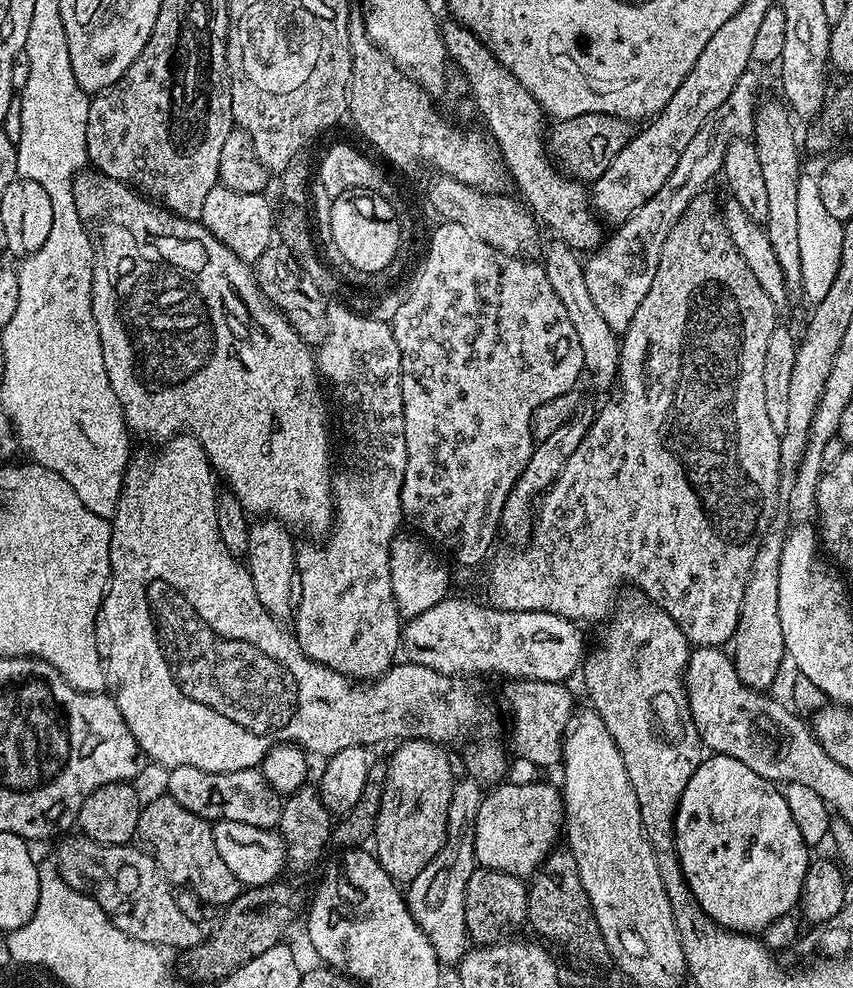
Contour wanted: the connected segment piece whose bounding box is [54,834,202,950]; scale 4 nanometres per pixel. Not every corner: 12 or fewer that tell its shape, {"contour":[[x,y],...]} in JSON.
{"contour":[[65,835],[54,863],[122,934],[200,944],[155,856]]}

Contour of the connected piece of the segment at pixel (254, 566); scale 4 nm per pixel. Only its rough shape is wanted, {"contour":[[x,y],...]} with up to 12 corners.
{"contour":[[250,527],[246,557],[258,602],[288,622],[300,601],[293,533]]}

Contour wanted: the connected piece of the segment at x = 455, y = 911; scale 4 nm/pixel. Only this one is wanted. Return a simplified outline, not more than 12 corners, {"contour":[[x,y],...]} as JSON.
{"contour":[[457,779],[448,838],[406,884],[444,966],[470,949],[464,891],[478,867],[479,780]]}

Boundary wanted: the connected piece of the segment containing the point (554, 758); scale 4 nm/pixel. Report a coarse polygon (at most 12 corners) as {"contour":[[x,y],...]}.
{"contour":[[567,683],[504,688],[512,744],[540,768],[561,763],[572,722]]}

